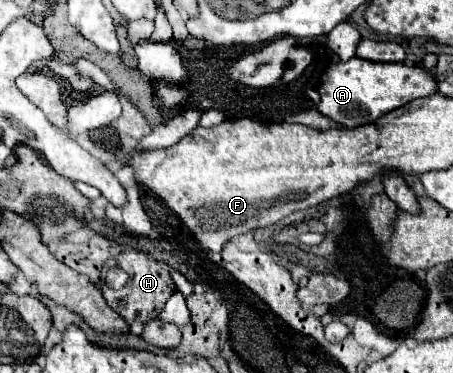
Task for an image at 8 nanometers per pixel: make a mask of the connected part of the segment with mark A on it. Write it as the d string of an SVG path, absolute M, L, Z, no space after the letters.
M350 58L348 62L336 62L328 66L328 70L320 78L318 92L320 92L320 102L316 108L320 114L332 118L334 122L346 128L356 128L362 124L370 124L416 98L434 94L436 80L422 66Z

